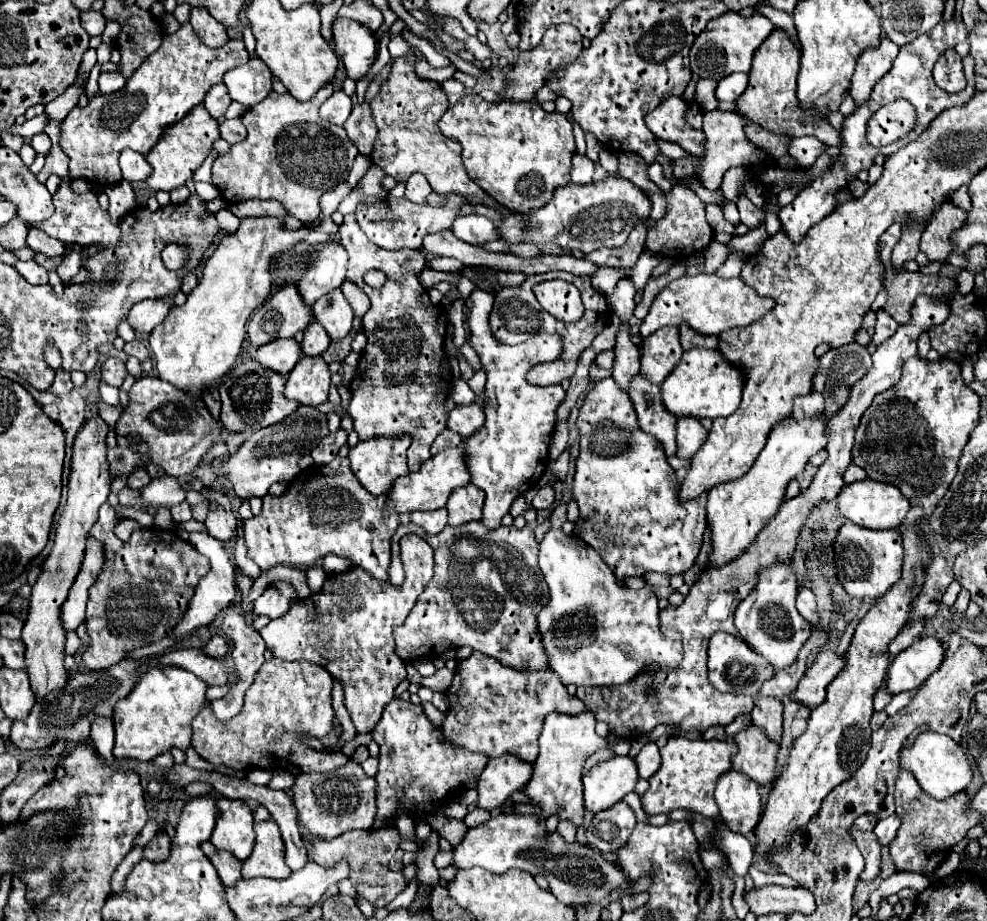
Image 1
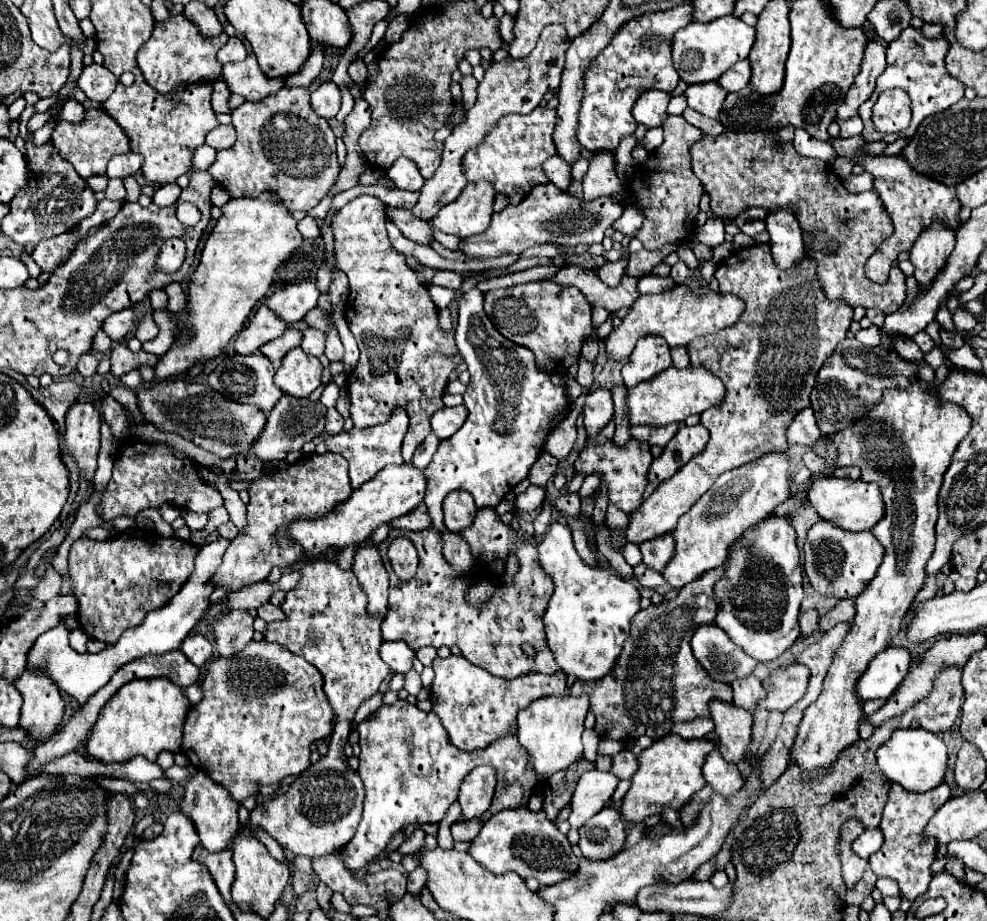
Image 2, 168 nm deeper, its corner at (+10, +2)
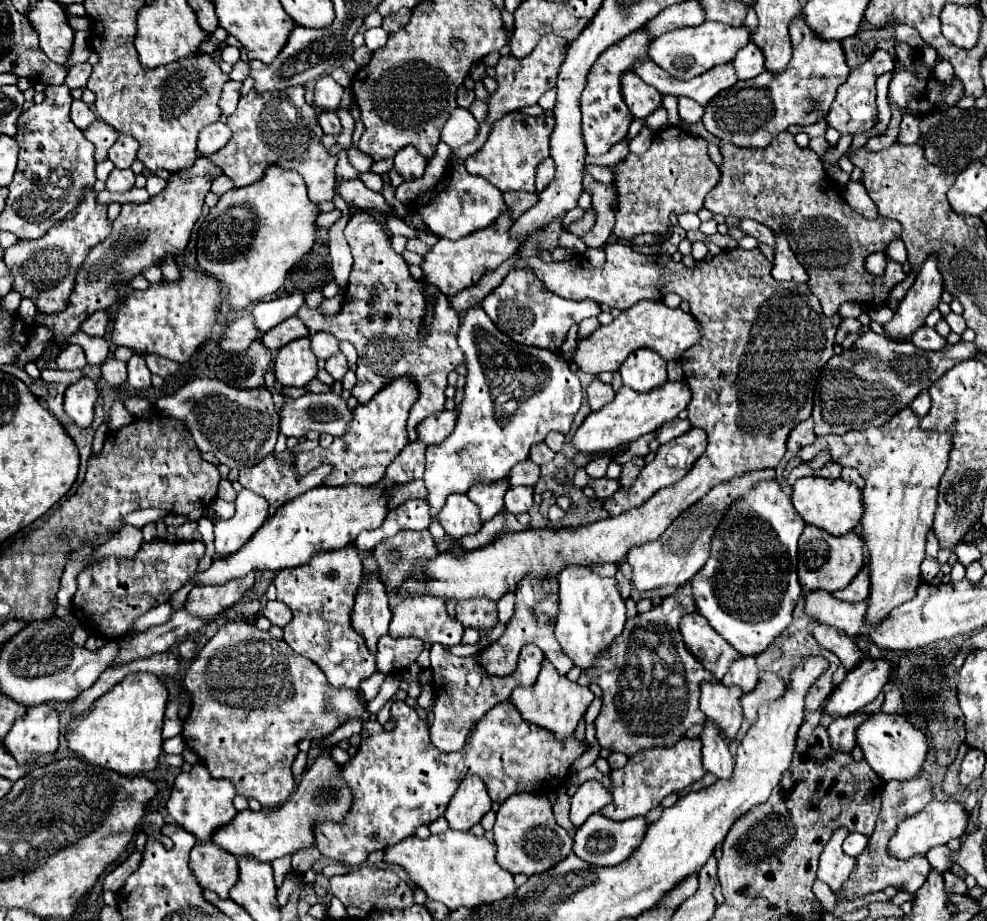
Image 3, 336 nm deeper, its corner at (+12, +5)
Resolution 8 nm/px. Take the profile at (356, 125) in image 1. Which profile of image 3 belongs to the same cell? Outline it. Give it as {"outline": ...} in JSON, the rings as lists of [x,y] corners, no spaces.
{"outline":[[[324,112],[318,116],[318,122],[324,130],[324,134],[340,134],[342,132],[342,124],[336,112]]]}

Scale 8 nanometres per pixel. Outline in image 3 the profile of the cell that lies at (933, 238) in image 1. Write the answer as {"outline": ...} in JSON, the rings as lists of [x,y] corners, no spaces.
{"outline":[[[930,256],[916,276],[916,282],[902,298],[894,318],[884,324],[890,338],[910,338],[920,326],[924,326],[926,316],[938,306],[944,290],[942,274],[938,270],[938,260]]]}

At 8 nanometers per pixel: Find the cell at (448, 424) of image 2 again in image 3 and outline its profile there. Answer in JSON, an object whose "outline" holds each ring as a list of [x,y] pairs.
{"outline":[[[442,410],[442,414],[434,414],[418,424],[418,440],[426,442],[428,446],[444,442],[454,430],[456,414],[452,410]]]}

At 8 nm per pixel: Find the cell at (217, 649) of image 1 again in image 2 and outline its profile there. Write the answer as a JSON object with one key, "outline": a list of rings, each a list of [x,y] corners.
{"outline":[[[198,633],[188,635],[184,639],[184,643],[182,643],[180,649],[198,667],[204,667],[206,661],[212,657],[212,645],[210,645],[210,641],[204,635],[198,635]]]}

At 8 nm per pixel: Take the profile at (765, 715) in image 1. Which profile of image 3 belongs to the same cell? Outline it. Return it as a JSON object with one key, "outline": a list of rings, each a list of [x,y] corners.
{"outline":[[[740,656],[730,664],[726,676],[722,678],[722,684],[740,686],[744,692],[748,692],[748,690],[754,690],[754,686],[758,684],[758,678],[760,678],[760,670],[756,666],[756,656]]]}

